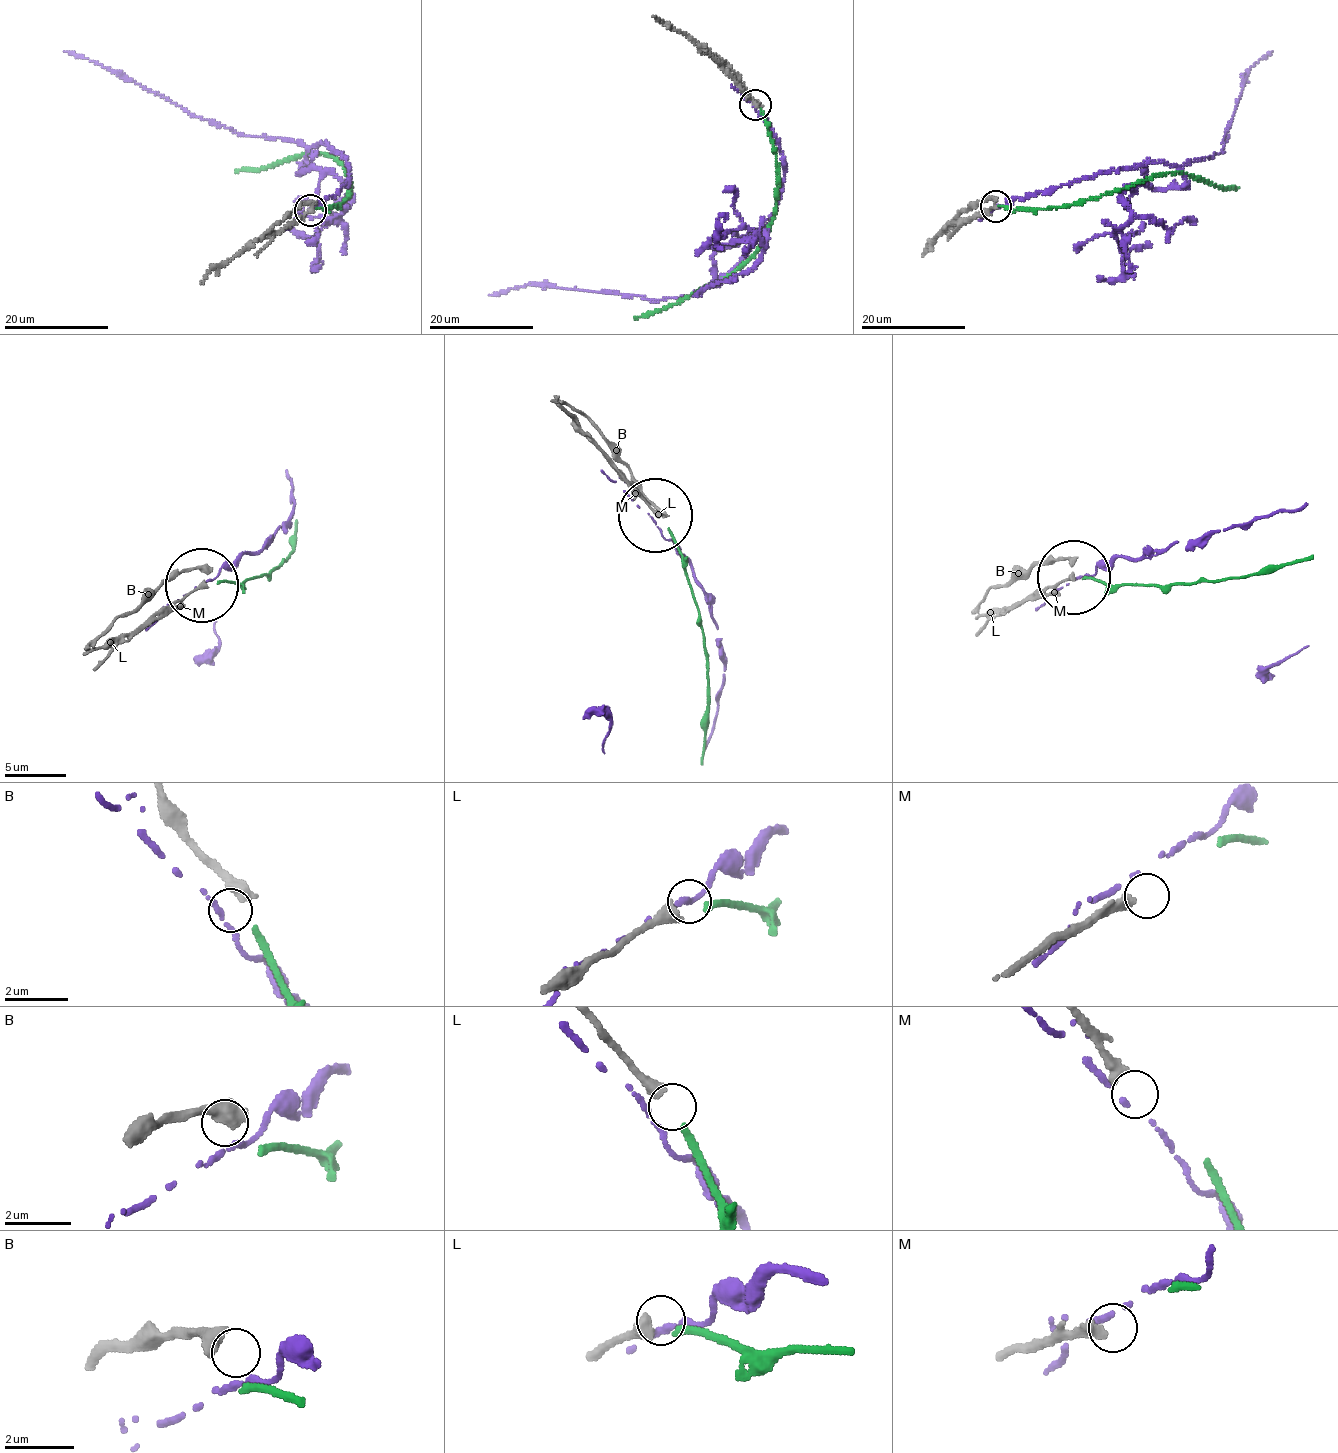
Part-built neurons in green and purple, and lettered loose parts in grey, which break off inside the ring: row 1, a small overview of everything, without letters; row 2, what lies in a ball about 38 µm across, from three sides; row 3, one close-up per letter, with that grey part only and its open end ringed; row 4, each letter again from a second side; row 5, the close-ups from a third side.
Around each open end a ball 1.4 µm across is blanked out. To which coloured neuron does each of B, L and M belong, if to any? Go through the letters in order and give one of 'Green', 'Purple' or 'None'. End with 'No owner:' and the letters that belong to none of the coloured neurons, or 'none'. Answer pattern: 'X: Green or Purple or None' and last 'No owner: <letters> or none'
B: None
L: Green
M: None
No owner: B, M

